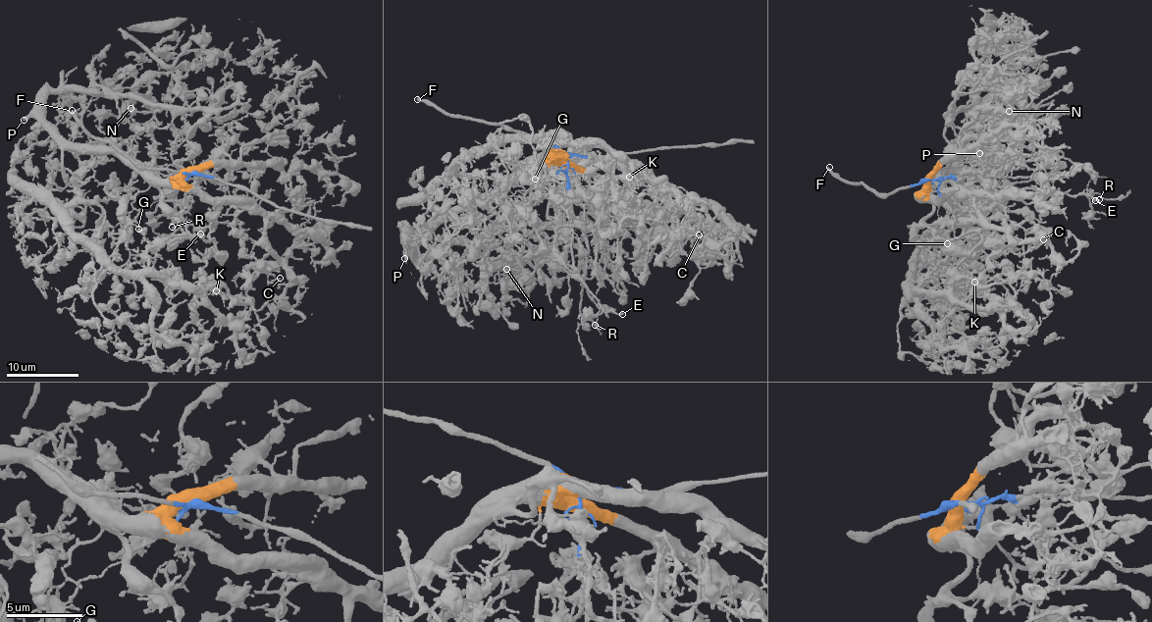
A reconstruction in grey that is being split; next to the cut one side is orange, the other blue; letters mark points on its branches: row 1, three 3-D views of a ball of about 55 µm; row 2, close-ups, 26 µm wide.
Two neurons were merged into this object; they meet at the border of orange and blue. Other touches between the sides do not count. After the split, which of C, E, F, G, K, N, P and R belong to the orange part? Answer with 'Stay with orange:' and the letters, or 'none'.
Stay with orange: C, G, K, N, P

